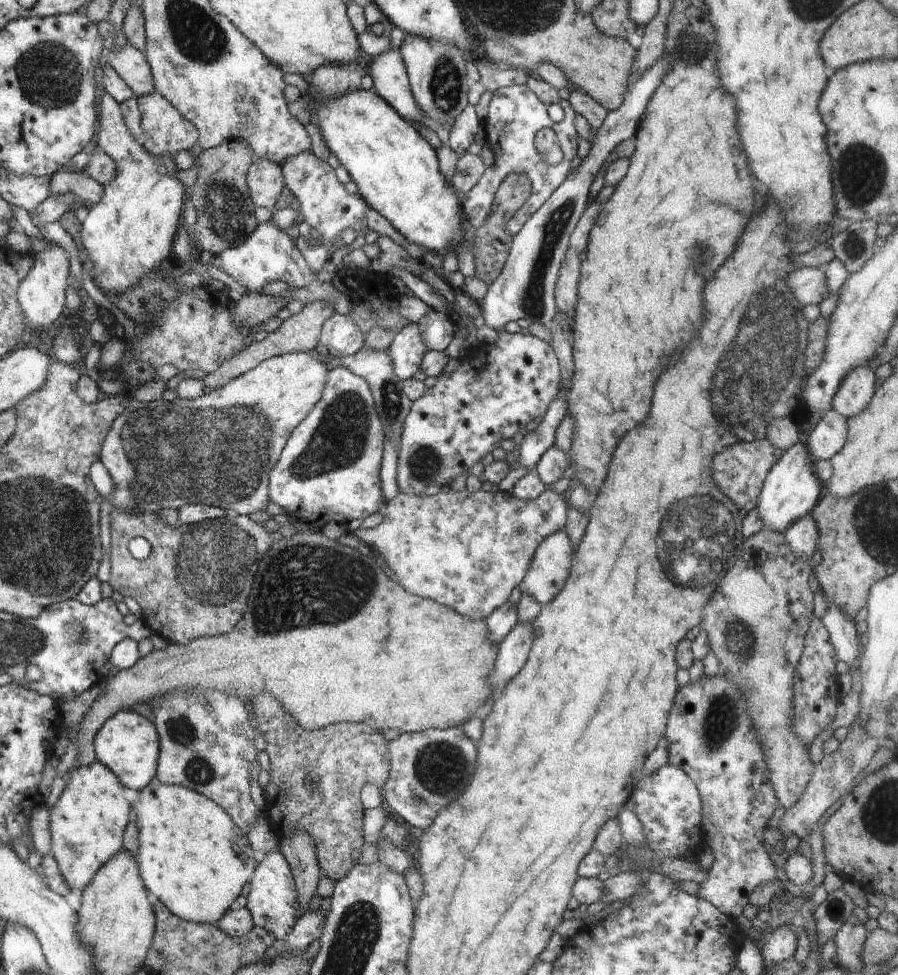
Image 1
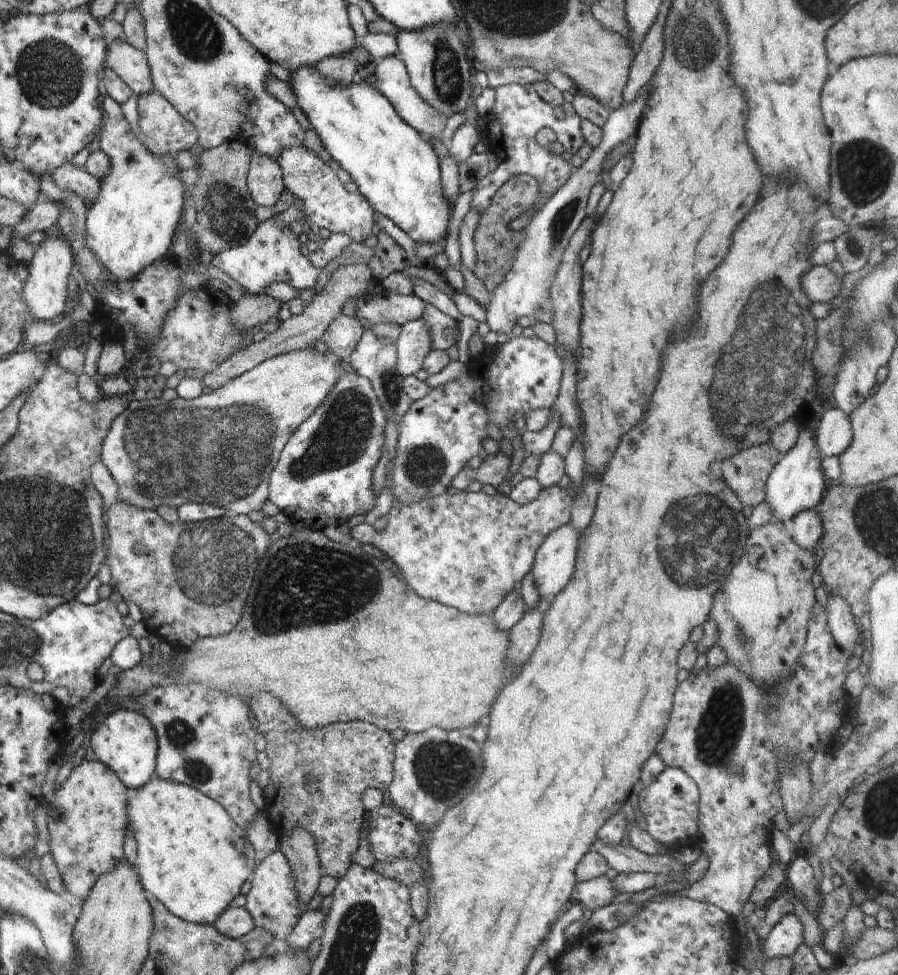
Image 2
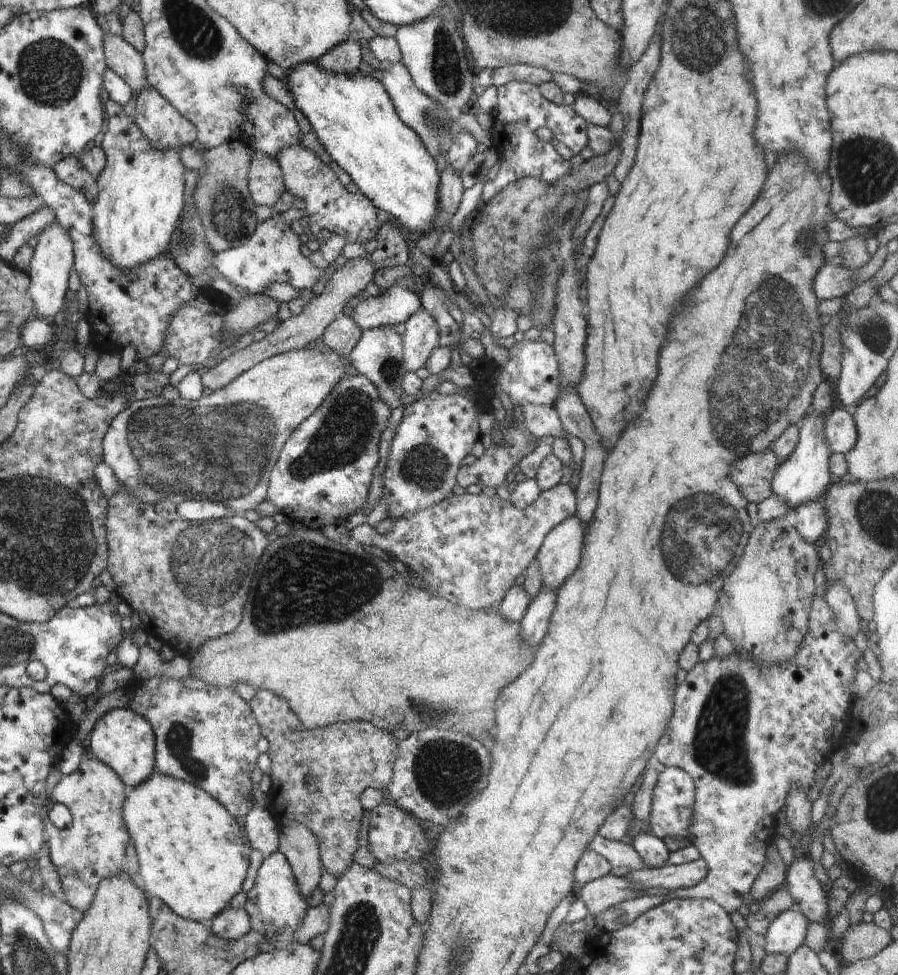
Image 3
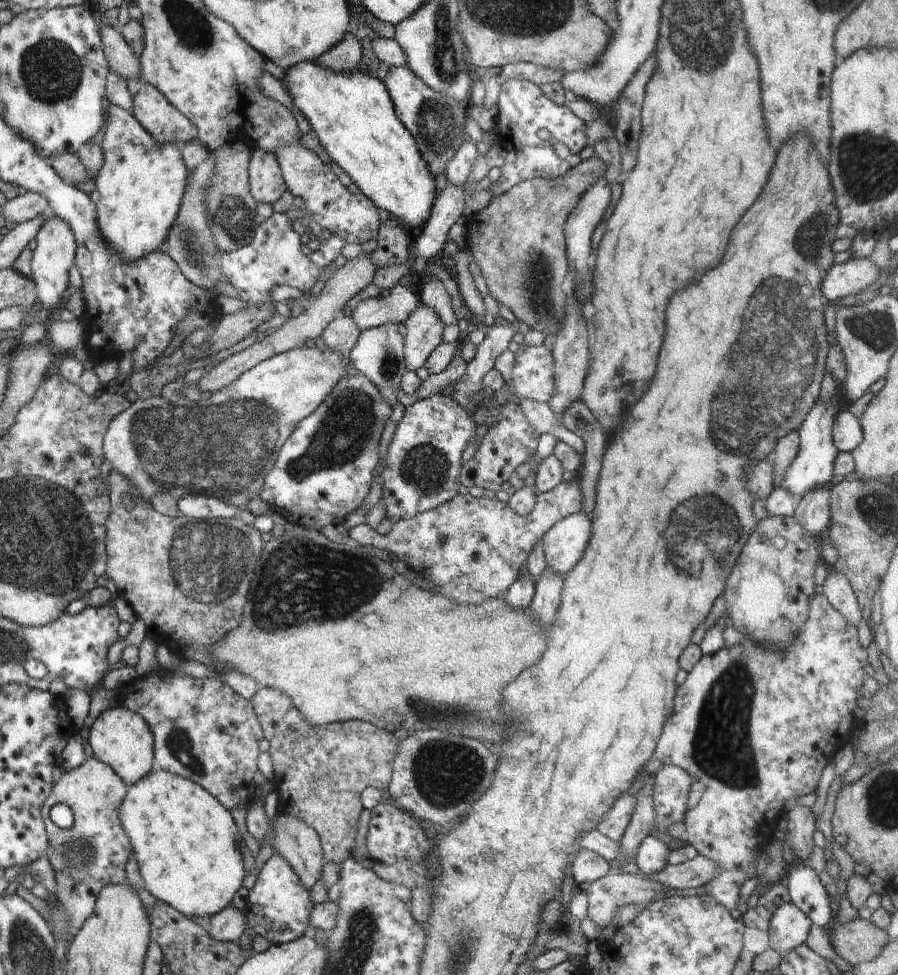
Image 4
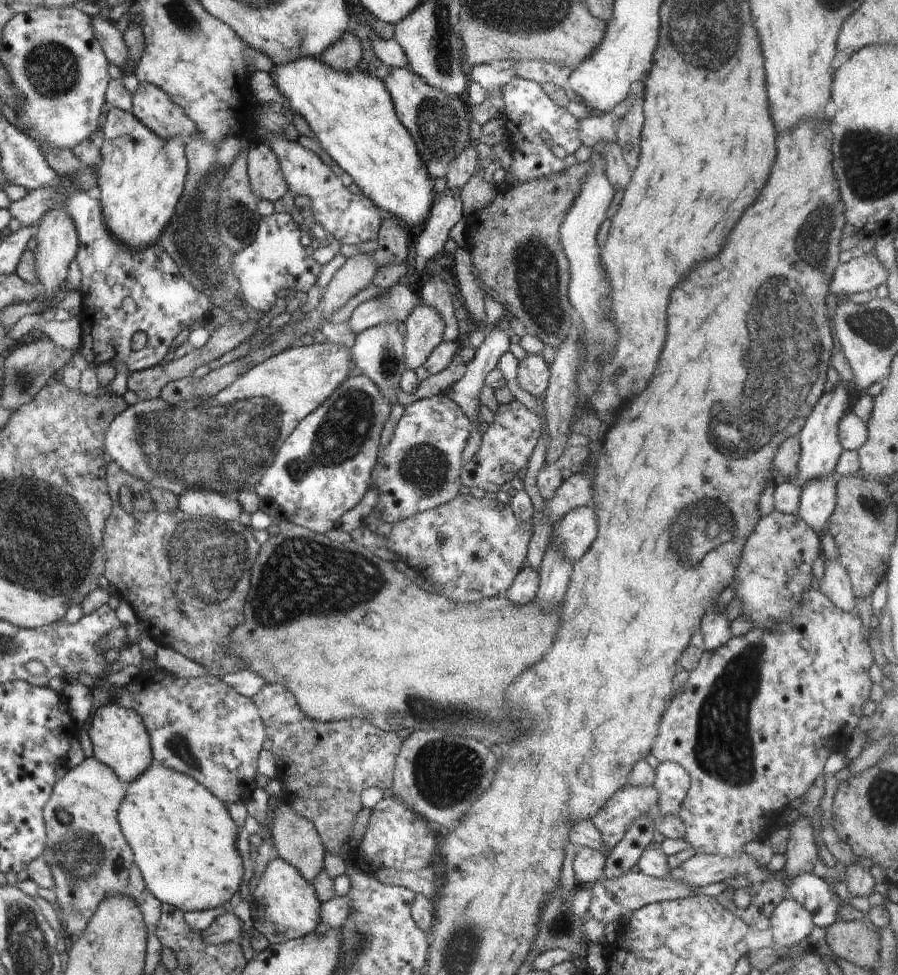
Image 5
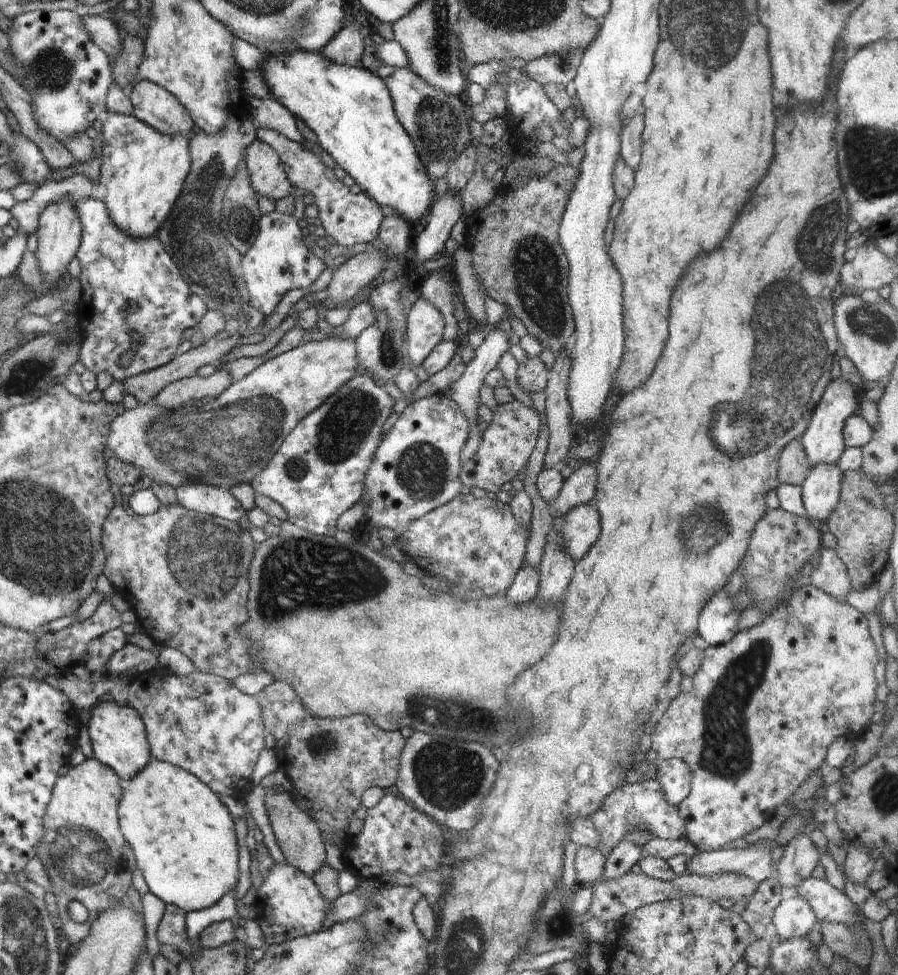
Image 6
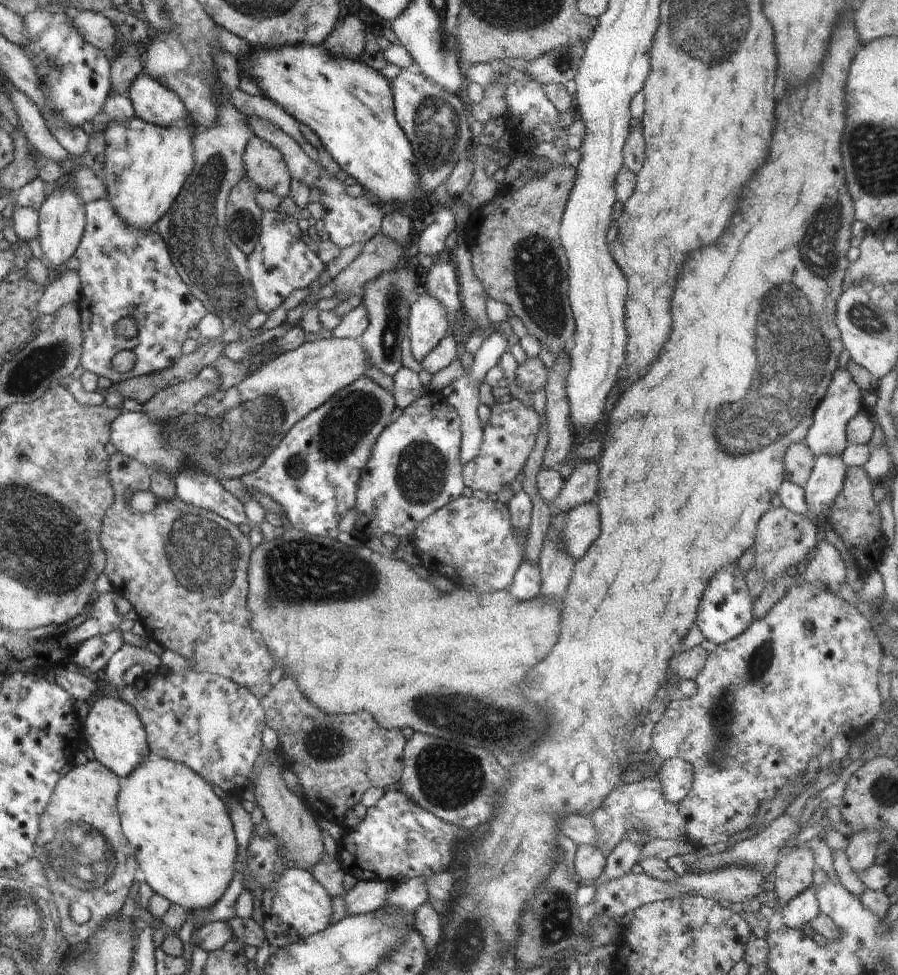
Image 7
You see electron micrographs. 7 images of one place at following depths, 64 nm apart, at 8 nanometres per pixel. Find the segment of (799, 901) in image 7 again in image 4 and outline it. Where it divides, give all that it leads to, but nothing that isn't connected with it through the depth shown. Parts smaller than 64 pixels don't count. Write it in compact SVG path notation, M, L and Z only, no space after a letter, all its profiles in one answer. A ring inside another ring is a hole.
M794 903L782 904L769 917L769 946L779 953L785 954L807 939L812 922Z

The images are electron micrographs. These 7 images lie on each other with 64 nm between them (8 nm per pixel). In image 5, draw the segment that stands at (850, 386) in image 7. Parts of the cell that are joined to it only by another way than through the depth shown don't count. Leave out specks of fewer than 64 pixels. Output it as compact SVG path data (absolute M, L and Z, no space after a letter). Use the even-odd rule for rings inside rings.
M838 382L838 384L829 392L824 392L813 406L812 412L805 420L803 429L798 434L800 437L801 455L799 458L799 478L794 484L798 485L800 488L802 488L805 485L805 482L810 479L826 476L827 474L834 472L838 459L844 450L838 438L839 420L847 413L846 410L848 410L848 408L850 408L850 396L848 395L848 391L846 391L845 384L842 382Z

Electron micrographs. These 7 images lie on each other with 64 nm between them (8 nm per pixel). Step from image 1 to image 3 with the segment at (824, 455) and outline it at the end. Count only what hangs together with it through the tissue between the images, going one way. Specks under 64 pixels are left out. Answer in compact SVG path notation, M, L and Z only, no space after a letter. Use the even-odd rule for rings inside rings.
M830 409L825 416L825 437L832 453L847 453L858 438L854 417L845 409Z

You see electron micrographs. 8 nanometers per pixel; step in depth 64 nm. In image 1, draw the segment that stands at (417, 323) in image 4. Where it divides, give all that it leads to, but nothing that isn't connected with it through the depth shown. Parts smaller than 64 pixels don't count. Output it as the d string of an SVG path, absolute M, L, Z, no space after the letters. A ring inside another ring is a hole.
M406 323L406 326L396 333L394 341L389 346L396 376L401 381L412 378L418 372L426 351L427 346L417 323Z

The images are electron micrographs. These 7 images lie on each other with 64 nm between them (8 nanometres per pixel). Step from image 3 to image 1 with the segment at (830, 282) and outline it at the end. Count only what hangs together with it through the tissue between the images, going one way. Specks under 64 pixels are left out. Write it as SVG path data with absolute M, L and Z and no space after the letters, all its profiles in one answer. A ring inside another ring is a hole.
M802 267L791 272L788 284L801 305L819 305L830 296L824 267Z

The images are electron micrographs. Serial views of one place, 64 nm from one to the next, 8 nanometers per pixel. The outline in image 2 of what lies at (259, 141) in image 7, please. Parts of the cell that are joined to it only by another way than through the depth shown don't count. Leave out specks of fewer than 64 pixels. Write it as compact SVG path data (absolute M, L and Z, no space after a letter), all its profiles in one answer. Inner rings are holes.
M254 152L247 174L247 189L257 206L274 206L287 193L278 161Z

